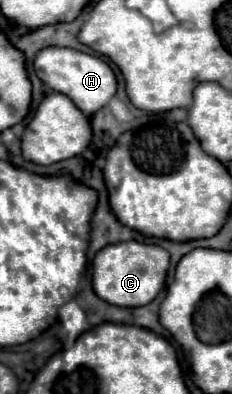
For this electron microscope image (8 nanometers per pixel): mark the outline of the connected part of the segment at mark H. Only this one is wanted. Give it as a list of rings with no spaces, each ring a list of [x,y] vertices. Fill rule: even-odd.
[[[44,47],[36,59],[34,59],[34,71],[36,77],[50,89],[66,95],[72,99],[72,103],[86,115],[94,115],[98,109],[102,109],[110,97],[116,93],[116,75],[112,67],[102,61],[96,55],[88,55],[82,51],[66,49],[66,47]]]

